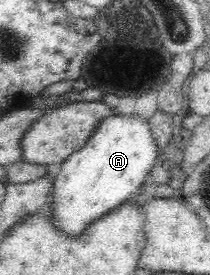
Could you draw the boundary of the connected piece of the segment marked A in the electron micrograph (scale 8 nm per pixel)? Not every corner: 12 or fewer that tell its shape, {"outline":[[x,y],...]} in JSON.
{"outline":[[106,115],[53,179],[51,217],[80,235],[160,159],[148,119]]}

